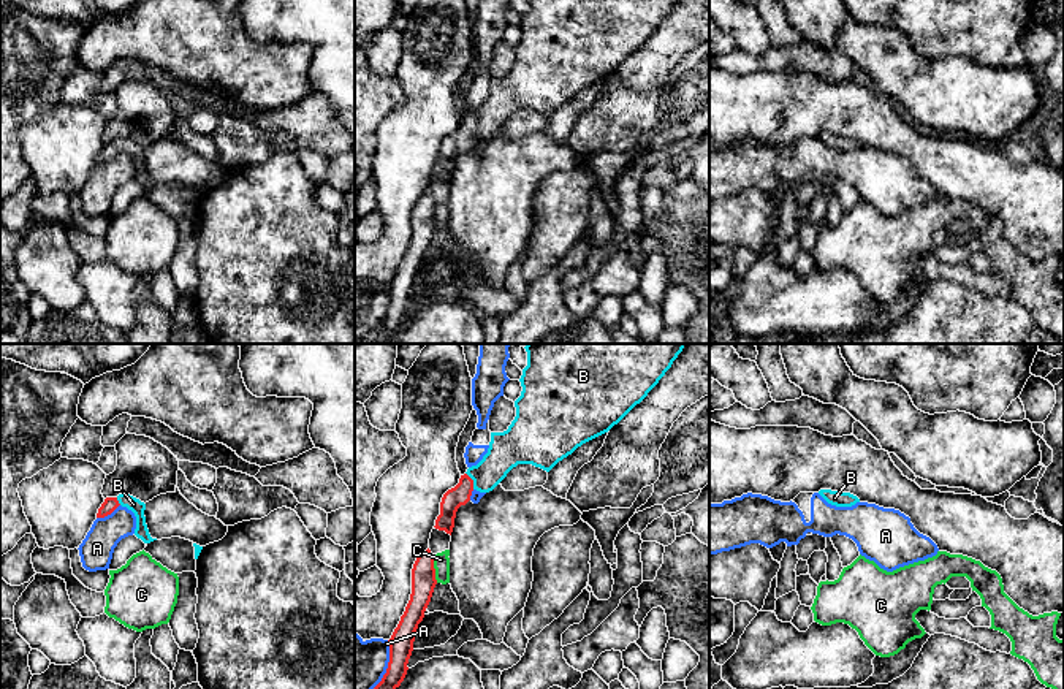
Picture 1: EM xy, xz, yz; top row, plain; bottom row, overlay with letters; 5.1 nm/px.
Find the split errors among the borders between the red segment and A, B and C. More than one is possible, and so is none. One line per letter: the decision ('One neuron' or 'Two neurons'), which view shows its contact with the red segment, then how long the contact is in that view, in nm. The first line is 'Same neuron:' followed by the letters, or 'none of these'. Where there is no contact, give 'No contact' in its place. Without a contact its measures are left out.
Same neuron: B
A: Two neurons. Touches red in xz. Shared border 260 nm
B: One neuron. Touches red in xz. Shared border 100 nm
C: Two neurons. Touches red in xz. Shared border 150 nm

